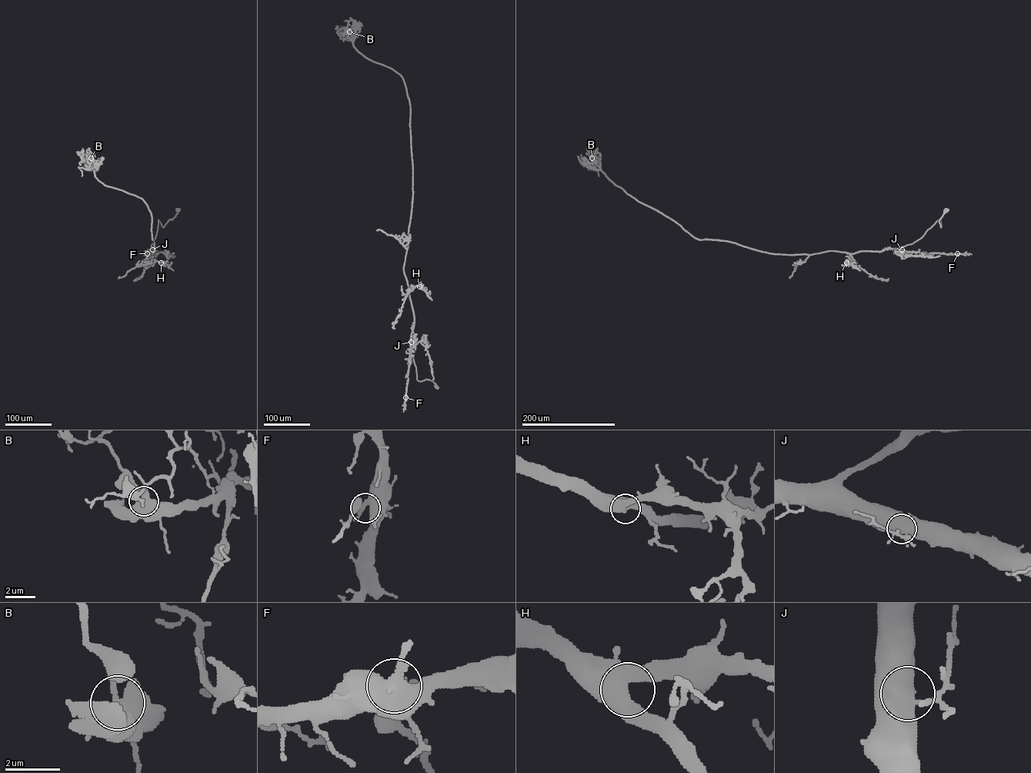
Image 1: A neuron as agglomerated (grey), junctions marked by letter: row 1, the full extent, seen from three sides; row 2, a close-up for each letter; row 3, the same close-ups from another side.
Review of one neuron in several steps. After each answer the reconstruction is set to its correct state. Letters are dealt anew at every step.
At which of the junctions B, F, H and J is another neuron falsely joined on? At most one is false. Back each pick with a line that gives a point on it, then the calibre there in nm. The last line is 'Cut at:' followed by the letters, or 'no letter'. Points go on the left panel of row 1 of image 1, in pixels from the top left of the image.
B: Place: (91, 158). Thickness 500 nm
Cut at: B

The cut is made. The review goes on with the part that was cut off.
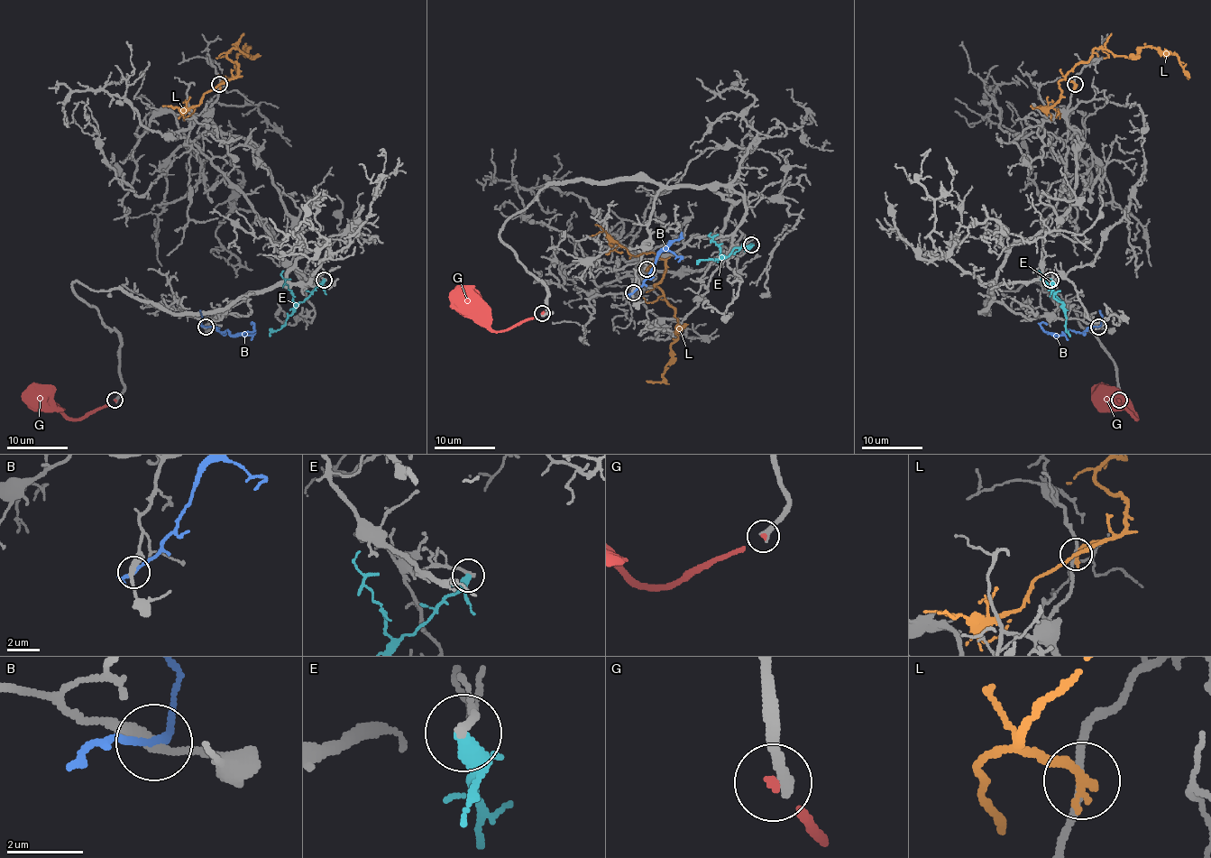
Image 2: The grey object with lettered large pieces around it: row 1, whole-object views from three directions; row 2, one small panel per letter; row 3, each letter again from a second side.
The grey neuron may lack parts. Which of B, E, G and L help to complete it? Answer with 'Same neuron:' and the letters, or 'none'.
Same neuron: none

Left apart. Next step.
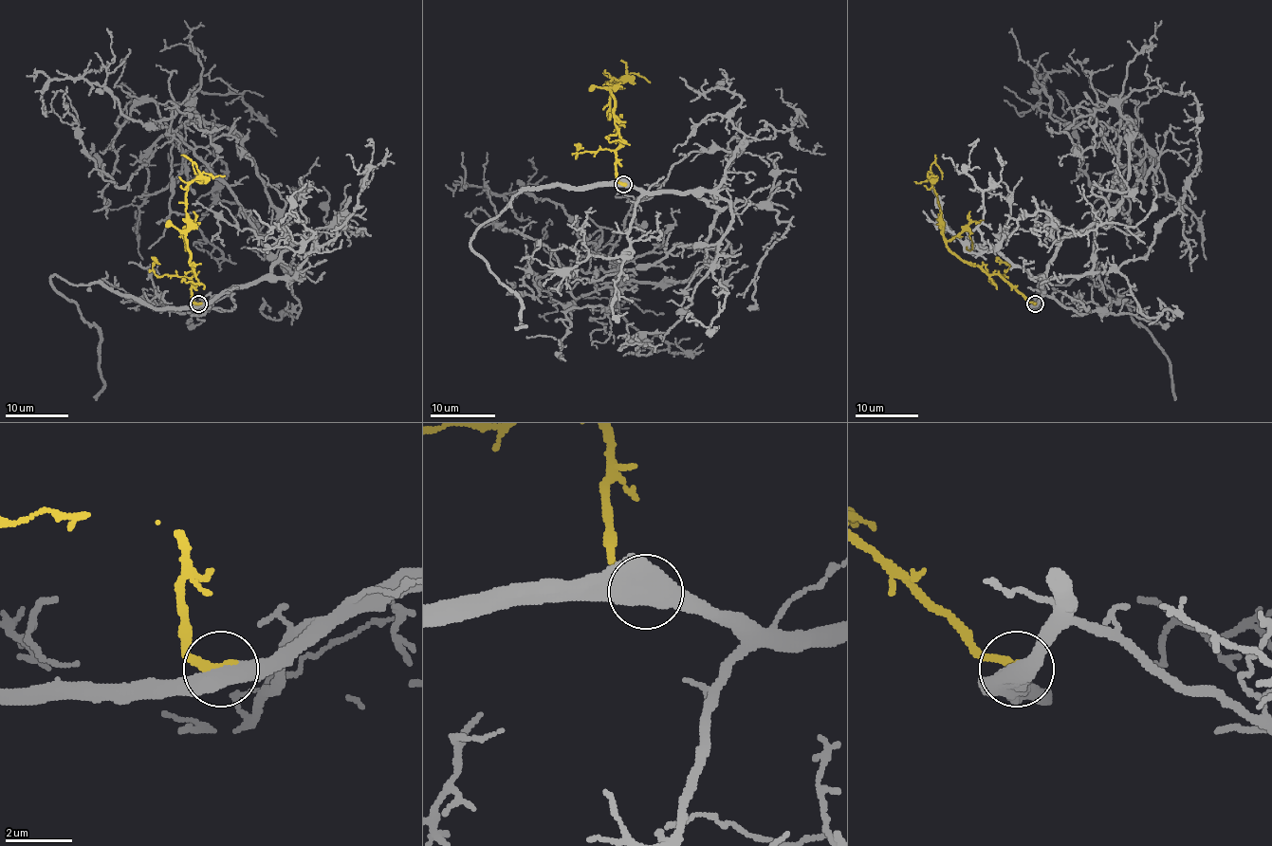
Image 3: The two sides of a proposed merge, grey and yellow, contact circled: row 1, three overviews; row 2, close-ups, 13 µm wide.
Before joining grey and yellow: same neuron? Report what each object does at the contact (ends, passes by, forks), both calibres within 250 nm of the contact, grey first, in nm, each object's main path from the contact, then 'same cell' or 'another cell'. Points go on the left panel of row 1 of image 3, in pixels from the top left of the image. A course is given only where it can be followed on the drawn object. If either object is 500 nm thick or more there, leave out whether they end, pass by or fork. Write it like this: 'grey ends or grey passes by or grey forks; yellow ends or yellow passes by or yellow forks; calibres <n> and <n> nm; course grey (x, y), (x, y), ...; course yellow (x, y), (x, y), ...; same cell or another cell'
calibres 650 and 360 nm; course grey (198, 303), (263, 280), (290, 246), (244, 143), (190, 123), (162, 136), (119, 187), (86, 151), (66, 86); course yellow (198, 303), (192, 301), (194, 274), (185, 210), (187, 189), (199, 174), (194, 162), (199, 179); same cell

